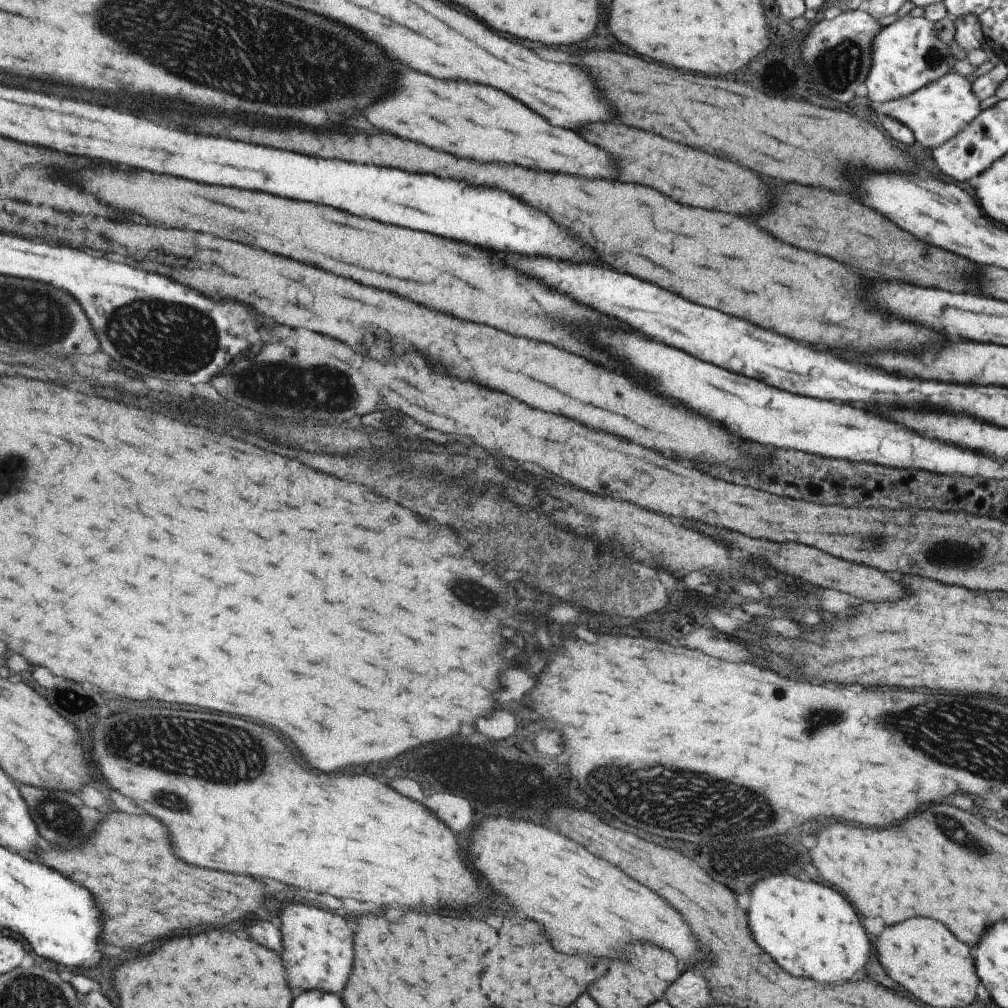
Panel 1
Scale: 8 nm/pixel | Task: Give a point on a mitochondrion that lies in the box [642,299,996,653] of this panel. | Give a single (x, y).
(944, 555)

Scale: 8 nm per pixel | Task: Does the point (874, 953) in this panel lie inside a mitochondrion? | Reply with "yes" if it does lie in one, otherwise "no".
no

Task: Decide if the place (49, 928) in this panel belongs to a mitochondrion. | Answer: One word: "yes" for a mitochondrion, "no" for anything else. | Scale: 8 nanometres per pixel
no

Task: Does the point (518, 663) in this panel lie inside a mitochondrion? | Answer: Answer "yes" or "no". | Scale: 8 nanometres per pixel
no

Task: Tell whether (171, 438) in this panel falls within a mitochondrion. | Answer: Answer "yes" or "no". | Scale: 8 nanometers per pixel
no

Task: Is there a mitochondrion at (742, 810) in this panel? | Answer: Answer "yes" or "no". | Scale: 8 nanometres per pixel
yes

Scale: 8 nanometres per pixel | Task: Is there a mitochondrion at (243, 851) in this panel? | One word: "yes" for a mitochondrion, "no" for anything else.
no

